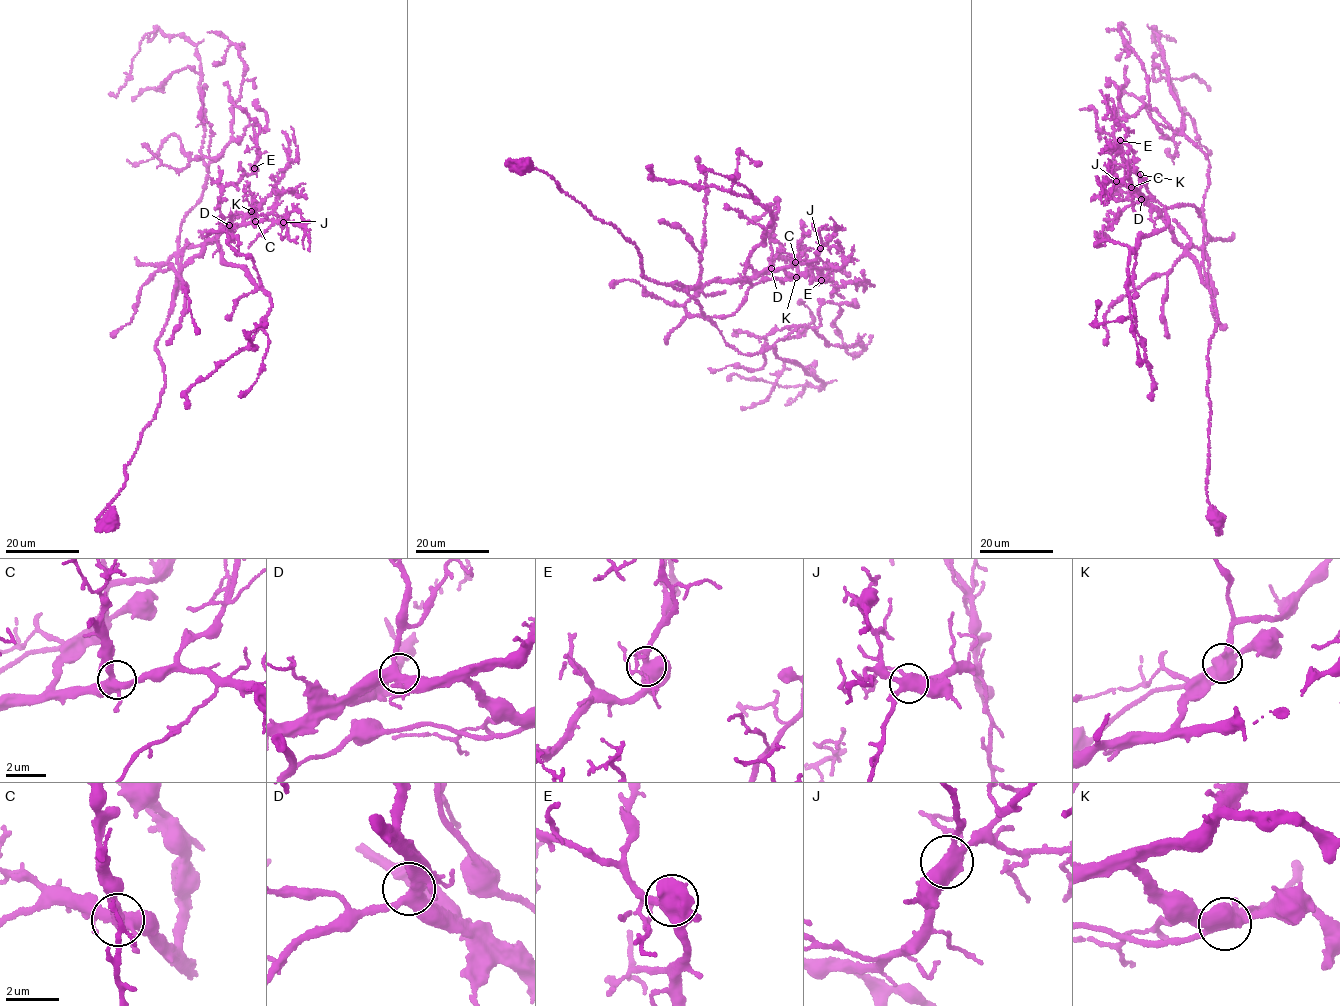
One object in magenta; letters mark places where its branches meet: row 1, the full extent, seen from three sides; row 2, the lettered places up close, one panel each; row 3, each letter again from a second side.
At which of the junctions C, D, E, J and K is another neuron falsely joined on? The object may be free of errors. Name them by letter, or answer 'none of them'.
K

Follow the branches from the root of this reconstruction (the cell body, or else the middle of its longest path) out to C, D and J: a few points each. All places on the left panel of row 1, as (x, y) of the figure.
C: (112, 520), (109, 506), (165, 384), (155, 344), (180, 271), (228, 227), (255, 221)
D: (112, 520), (109, 506), (123, 488), (125, 467), (154, 417), (165, 384), (155, 344), (180, 271), (229, 225)
J: (112, 520), (109, 506), (165, 384), (155, 344), (180, 271), (228, 227), (283, 222)

